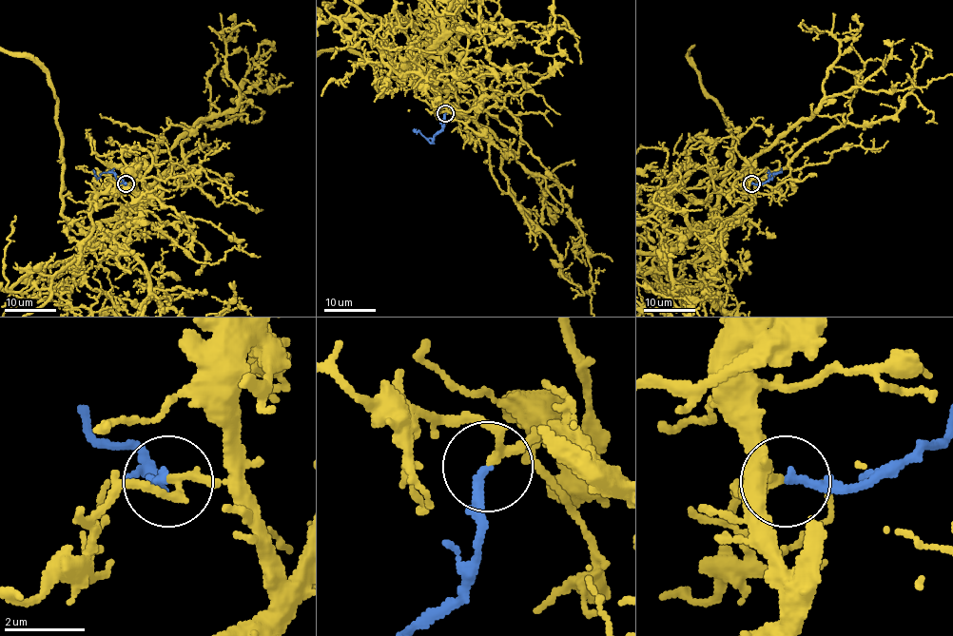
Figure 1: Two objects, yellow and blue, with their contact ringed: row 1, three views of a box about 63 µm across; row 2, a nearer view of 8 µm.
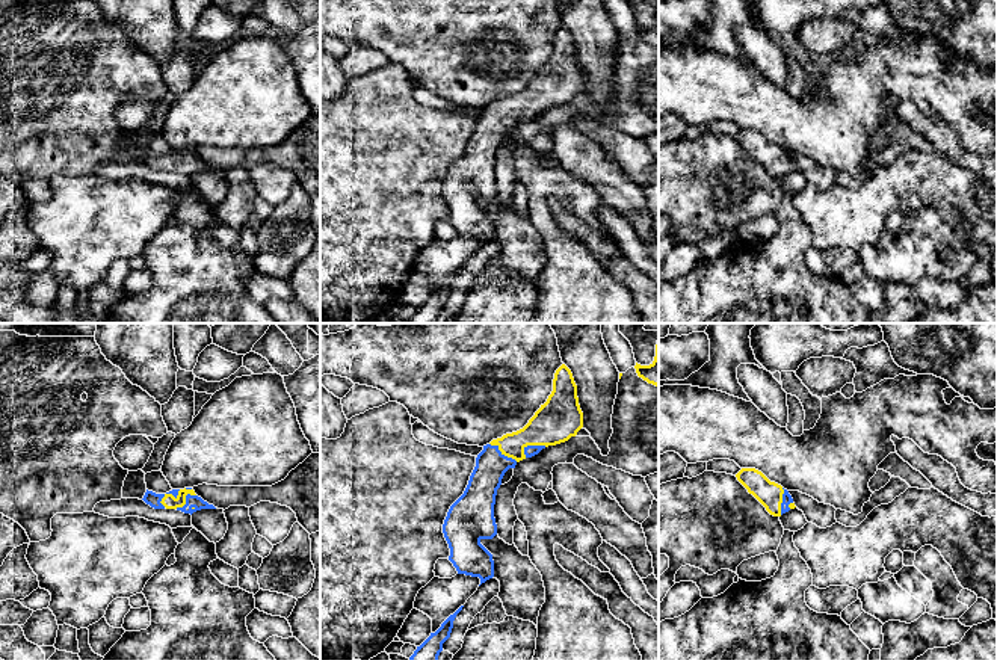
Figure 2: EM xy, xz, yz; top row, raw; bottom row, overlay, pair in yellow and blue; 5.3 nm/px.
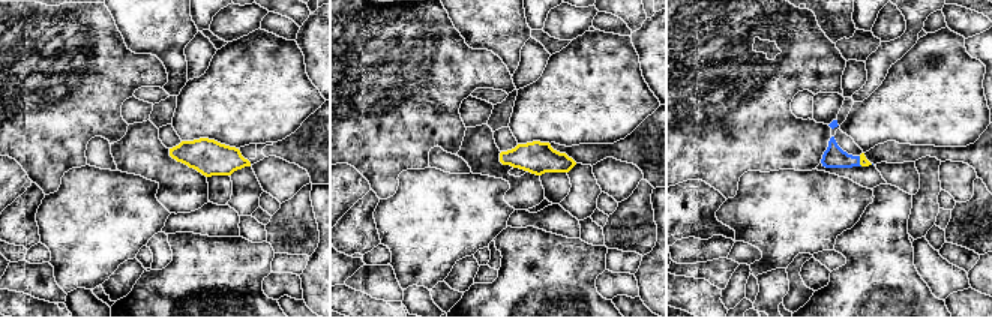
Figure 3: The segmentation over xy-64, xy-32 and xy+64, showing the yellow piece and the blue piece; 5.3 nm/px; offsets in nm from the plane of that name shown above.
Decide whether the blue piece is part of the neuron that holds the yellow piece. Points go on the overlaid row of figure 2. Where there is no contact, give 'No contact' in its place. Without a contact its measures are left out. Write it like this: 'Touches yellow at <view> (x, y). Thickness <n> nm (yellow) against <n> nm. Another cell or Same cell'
Touches yellow at xz (503, 453). Thickness 180 nm (yellow) against 160 nm. Same cell

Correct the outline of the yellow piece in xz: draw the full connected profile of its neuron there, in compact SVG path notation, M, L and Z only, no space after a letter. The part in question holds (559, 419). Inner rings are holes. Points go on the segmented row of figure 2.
M562 364L554 373L551 394L529 423L483 446L464 494L447 512L443 533L458 574L479 577L480 584L494 577L492 554L480 541L497 535L494 504L505 473L542 449L568 441L582 427L577 385Z

